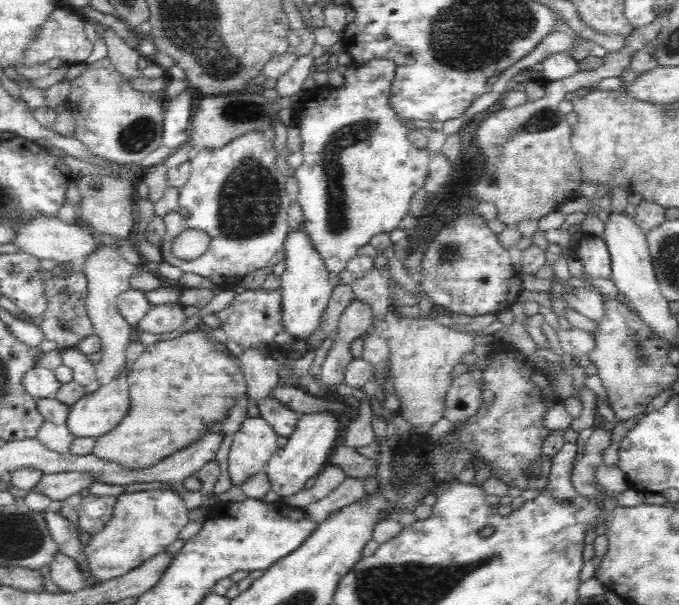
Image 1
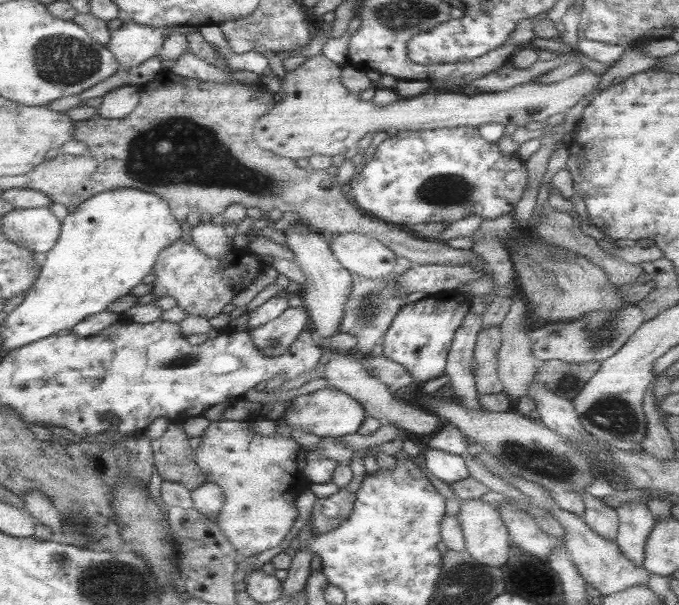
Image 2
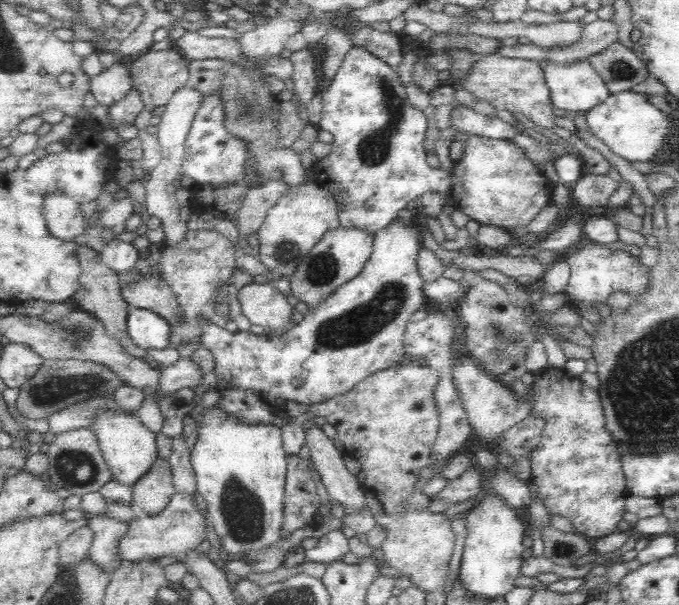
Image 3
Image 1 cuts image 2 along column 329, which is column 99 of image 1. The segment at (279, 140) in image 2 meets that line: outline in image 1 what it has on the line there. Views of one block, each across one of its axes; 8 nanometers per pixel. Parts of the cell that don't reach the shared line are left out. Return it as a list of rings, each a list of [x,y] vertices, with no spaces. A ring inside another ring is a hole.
[[[104,57],[88,64],[83,73],[71,80],[70,102],[77,102],[75,137],[100,158],[118,164],[141,163],[163,145],[164,99],[153,100],[151,93],[138,91]]]

